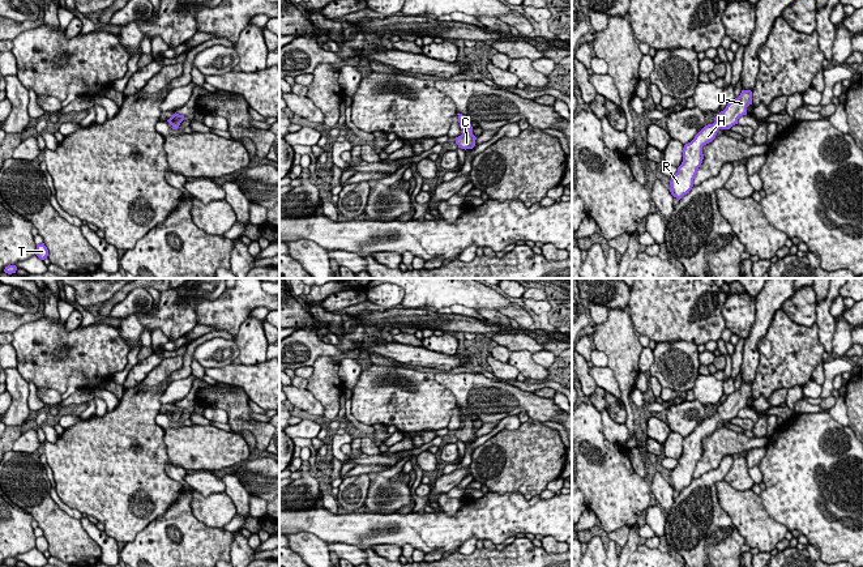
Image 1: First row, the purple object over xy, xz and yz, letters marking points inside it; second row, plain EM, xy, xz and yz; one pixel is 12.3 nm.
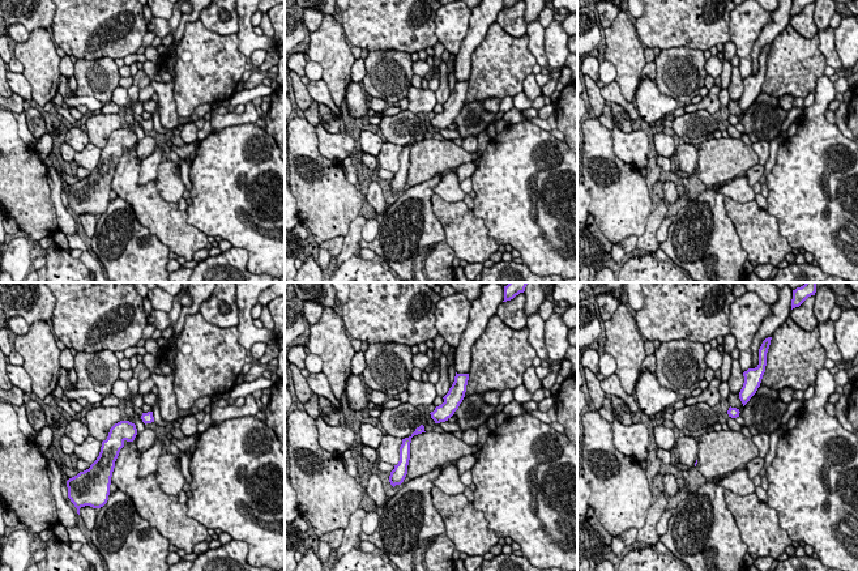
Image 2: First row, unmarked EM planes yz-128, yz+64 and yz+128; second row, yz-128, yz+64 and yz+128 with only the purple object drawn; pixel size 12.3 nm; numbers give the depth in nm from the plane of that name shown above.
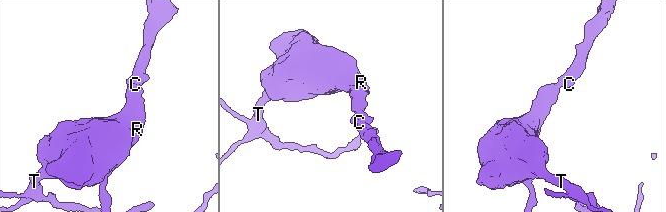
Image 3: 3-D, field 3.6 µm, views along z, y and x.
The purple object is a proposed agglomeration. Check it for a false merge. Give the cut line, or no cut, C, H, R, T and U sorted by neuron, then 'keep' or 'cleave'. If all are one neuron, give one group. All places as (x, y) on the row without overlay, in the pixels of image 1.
cut none; groups C H R T U; keep

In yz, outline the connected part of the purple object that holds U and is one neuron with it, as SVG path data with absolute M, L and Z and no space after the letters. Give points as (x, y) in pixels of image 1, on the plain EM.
M742 383L738 391L727 396L726 401L717 406L713 417L705 418L691 435L684 438L683 455L670 473L670 485L674 490L680 493L692 482L693 472L704 452L702 439L715 431L719 421L730 422L738 417L738 412L747 408L749 397L752 397L752 384Z

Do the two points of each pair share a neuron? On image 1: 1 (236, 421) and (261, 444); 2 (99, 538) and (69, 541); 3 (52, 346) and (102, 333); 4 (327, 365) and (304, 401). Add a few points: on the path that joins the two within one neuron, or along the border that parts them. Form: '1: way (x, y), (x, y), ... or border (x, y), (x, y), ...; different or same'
1: way (244, 422), (261, 437); same
2: border (78, 518), (82, 528), (99, 546), (102, 553); different
3: way (64, 342), (90, 342); same
4: border (306, 389), (323, 405), (323, 416); different

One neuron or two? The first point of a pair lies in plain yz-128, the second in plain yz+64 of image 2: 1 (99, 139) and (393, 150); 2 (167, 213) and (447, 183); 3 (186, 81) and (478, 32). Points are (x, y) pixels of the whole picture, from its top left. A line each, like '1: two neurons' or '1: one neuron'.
1: two neurons
2: two neurons
3: two neurons

